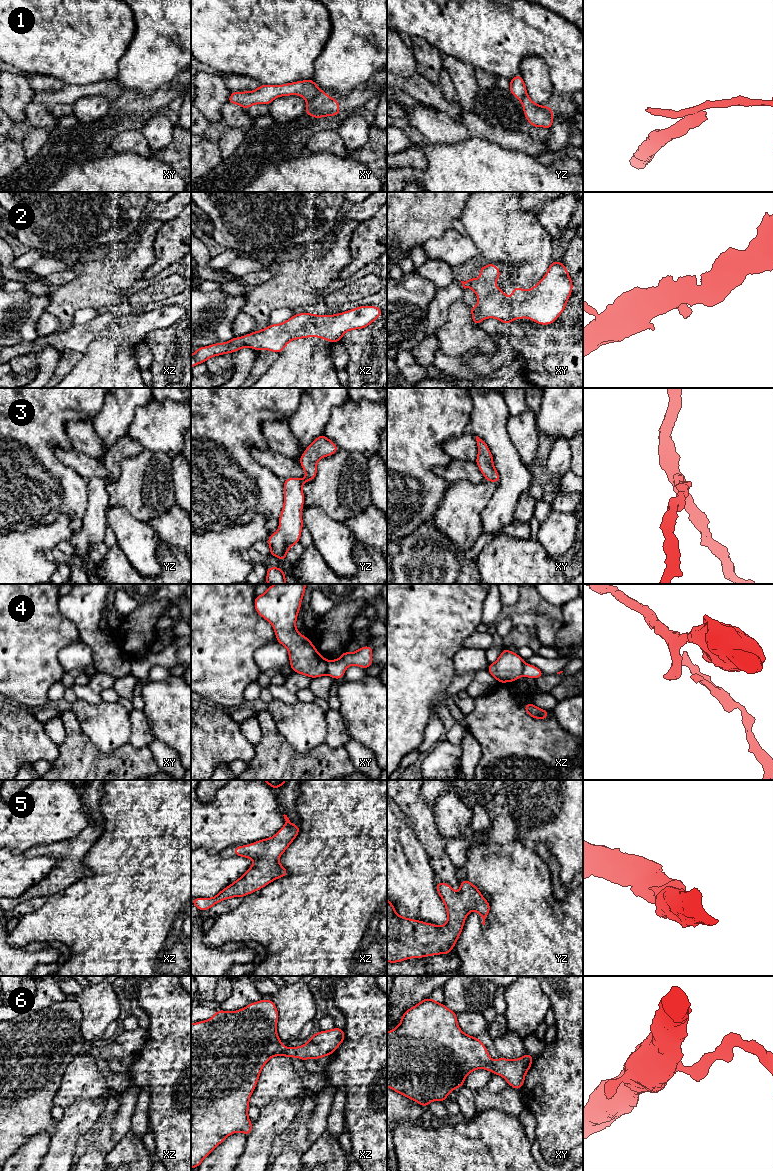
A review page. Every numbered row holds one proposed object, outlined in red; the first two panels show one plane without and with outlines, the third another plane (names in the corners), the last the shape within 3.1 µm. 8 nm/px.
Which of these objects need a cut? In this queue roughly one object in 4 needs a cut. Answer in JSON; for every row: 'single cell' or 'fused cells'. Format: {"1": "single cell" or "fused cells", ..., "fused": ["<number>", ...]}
{"1": "fused cells", "2": "single cell", "3": "single cell", "4": "fused cells", "5": "single cell", "6": "single cell", "fused": ["1", "4"]}

